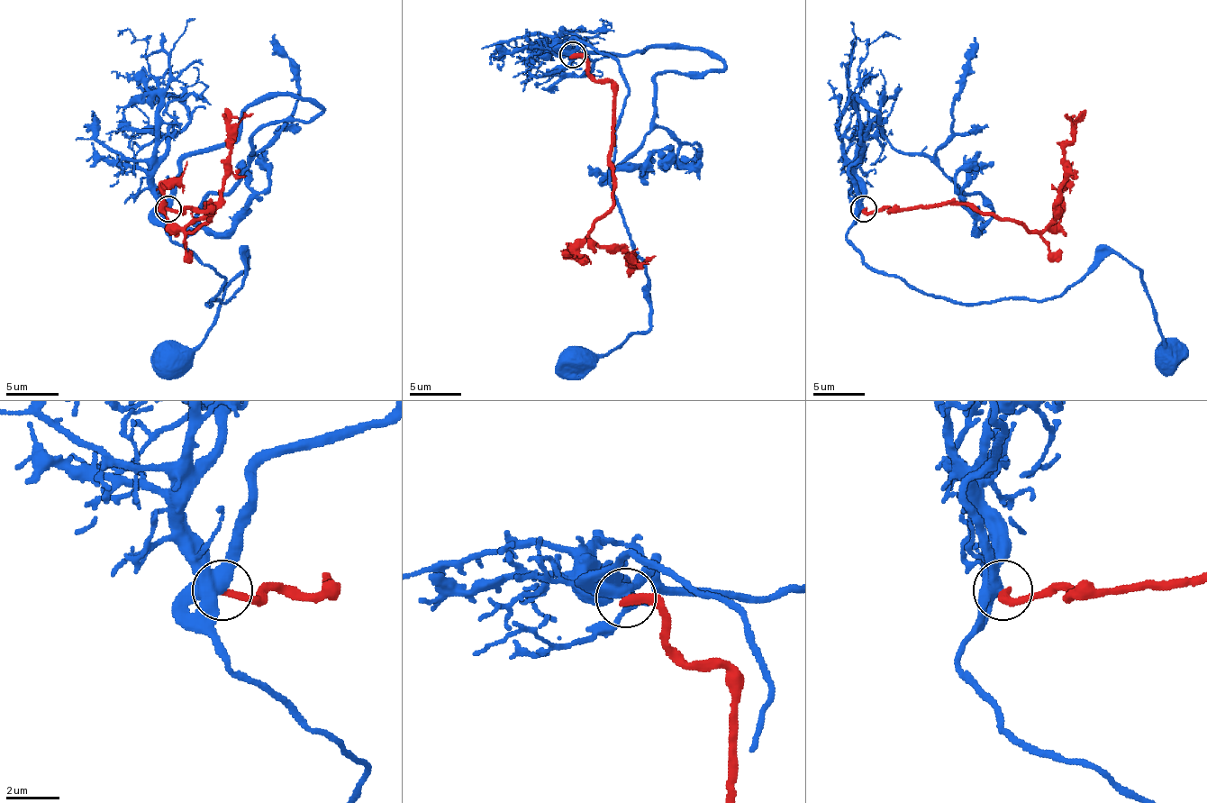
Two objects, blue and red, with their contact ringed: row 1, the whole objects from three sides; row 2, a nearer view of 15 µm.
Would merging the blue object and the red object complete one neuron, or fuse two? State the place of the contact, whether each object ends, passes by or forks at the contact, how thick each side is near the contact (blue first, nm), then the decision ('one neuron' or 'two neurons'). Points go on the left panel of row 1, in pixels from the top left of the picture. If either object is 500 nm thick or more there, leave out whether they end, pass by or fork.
(168, 208) | blue forks | red ends | 440/300 nm | two neurons

